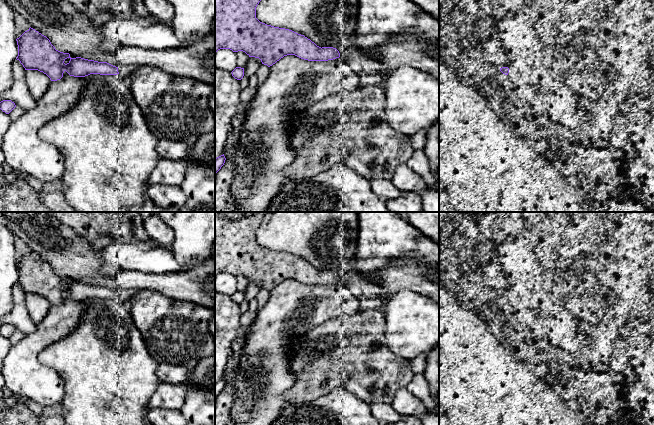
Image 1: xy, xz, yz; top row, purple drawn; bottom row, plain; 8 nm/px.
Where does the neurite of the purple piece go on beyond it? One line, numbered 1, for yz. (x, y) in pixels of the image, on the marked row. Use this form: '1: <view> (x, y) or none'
1: none

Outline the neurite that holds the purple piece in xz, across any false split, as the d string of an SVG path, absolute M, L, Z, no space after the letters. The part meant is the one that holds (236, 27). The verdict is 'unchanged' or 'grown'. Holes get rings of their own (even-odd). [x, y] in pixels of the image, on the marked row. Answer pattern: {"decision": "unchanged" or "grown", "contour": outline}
{"decision": "unchanged", "contour": "M215 0L215 53L220 49L243 51L249 57L259 58L268 67L287 55L295 55L308 61L328 61L340 57L336 48L321 48L304 35L260 22L256 18L256 7L260 1Z"}

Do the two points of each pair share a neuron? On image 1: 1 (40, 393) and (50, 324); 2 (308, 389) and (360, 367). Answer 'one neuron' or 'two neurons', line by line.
1: one neuron
2: one neuron

